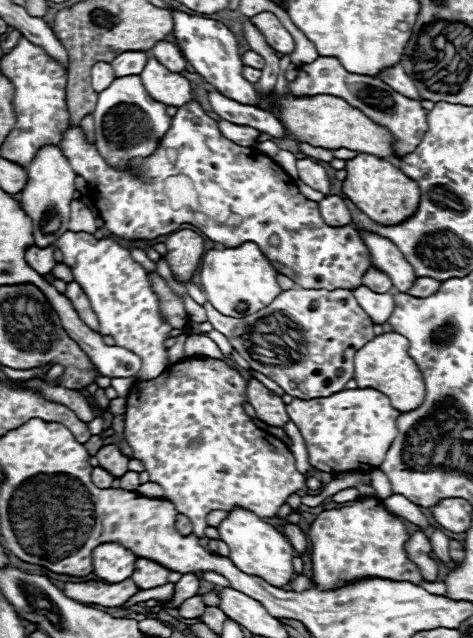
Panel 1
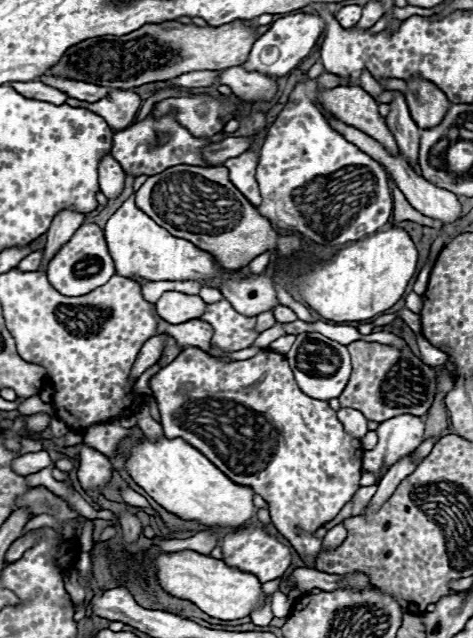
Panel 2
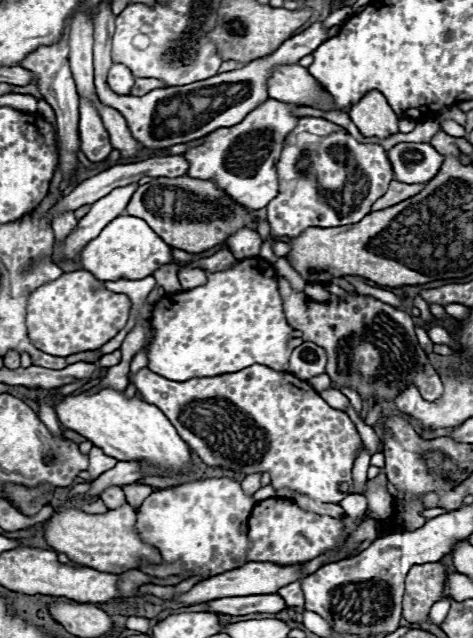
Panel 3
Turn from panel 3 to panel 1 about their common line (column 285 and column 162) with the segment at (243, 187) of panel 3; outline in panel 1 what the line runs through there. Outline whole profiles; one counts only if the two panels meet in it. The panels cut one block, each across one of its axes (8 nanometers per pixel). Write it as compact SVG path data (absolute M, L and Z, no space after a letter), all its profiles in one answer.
M140 76L116 78L110 88L98 94L94 108L94 128L96 128L96 148L102 152L102 158L114 168L126 168L134 158L152 156L162 136L170 130L172 116L166 114L166 104L156 102L148 96L142 86Z

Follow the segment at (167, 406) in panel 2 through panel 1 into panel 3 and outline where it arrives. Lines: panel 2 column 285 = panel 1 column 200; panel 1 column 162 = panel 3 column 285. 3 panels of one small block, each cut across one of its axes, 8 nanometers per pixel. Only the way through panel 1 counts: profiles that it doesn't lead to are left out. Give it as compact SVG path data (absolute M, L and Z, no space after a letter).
M252 364L240 372L192 378L186 382L174 382L142 368L136 374L128 374L128 380L136 386L144 402L156 404L166 414L206 466L226 468L246 476L268 472L276 492L290 490L326 504L338 504L352 494L352 464L362 444L360 434L346 412L328 406L310 384L304 384L304 380L296 380L296 376L276 372L264 364Z

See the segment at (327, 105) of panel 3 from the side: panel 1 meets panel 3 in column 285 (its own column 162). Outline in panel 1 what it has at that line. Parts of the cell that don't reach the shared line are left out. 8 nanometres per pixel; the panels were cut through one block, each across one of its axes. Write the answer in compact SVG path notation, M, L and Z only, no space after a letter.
M150 58L146 62L146 68L140 72L140 76L146 92L150 92L150 96L158 102L180 108L182 104L194 100L190 82L184 76L166 70L156 58Z

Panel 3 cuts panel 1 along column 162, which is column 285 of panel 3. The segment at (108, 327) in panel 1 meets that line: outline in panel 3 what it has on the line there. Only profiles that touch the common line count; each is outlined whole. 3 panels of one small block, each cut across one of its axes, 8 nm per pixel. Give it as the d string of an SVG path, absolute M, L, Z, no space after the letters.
M258 256L240 260L230 270L210 272L204 286L178 294L166 294L160 302L156 302L150 322L154 338L148 352L148 368L168 380L184 382L202 376L220 376L238 372L252 364L264 364L274 370L288 372L288 356L292 350L286 344L294 338L294 328L284 318L276 272L272 264Z

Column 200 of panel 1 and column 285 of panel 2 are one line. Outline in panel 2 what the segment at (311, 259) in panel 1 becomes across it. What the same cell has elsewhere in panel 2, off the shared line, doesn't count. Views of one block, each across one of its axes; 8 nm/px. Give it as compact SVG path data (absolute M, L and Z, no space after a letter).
M298 84L294 88L290 102L268 130L258 156L256 180L262 194L258 212L268 218L274 228L300 234L302 238L320 246L342 246L346 242L360 240L372 232L378 232L392 216L392 192L388 188L384 168L368 154L360 152L352 142L344 140L344 136L340 136L326 122L322 112L308 98L306 84Z

